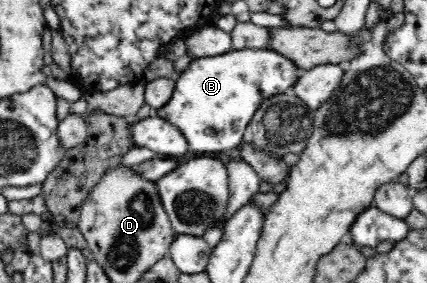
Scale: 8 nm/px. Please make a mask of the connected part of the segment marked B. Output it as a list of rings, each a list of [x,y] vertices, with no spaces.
[[[268,49],[230,50],[216,57],[192,59],[175,81],[170,101],[153,114],[180,128],[192,151],[217,156],[235,147],[240,149],[244,132],[262,102],[290,90],[301,72],[291,61]]]

